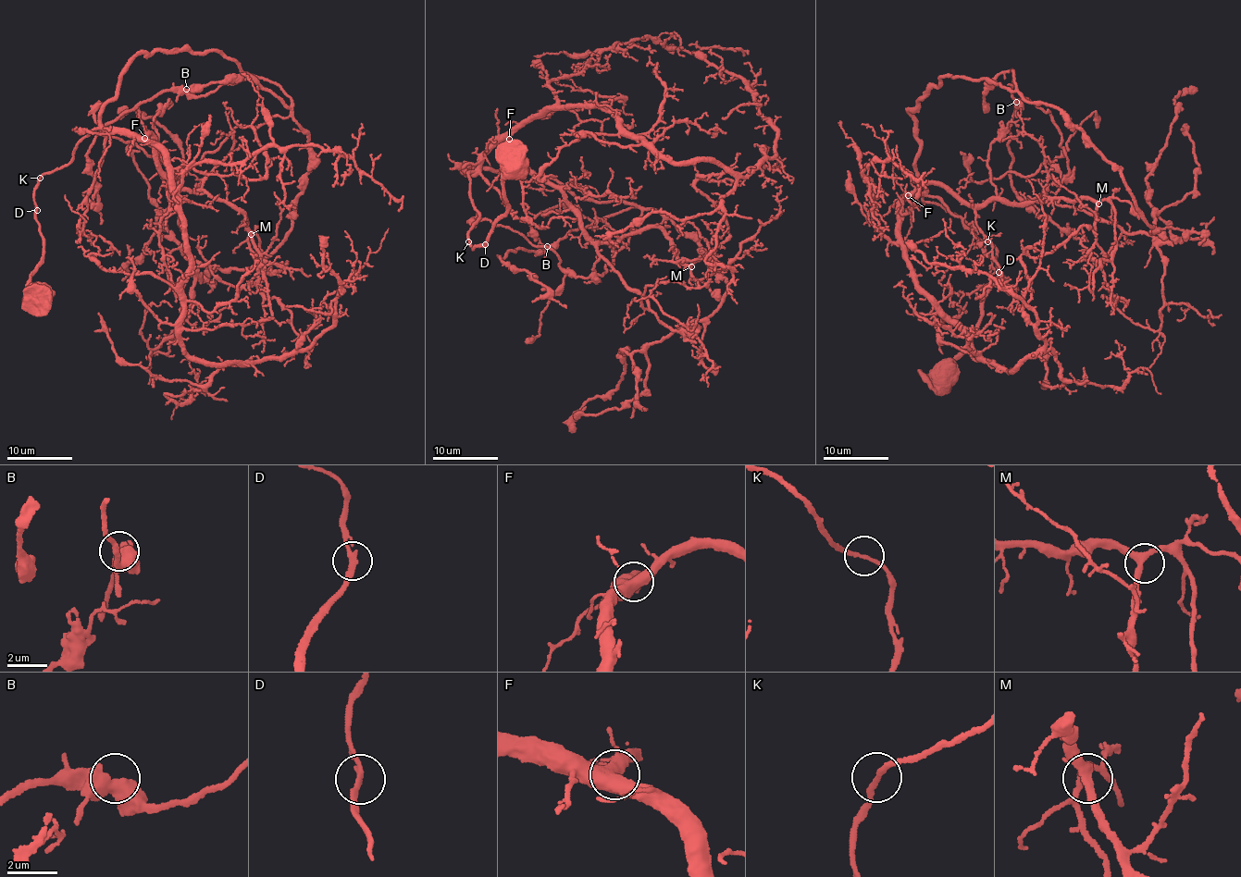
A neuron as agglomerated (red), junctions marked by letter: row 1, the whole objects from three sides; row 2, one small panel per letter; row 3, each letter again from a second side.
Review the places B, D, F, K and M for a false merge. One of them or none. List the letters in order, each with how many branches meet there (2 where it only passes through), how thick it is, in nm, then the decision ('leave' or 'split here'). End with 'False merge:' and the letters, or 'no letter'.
B: 2 | 550 nm | leave
D: 2 | 240 nm | leave
F: 2 | 550 nm | leave
K: 2 | 180 nm | leave
M: 3 | 320 nm | leave
False merge: no letter

